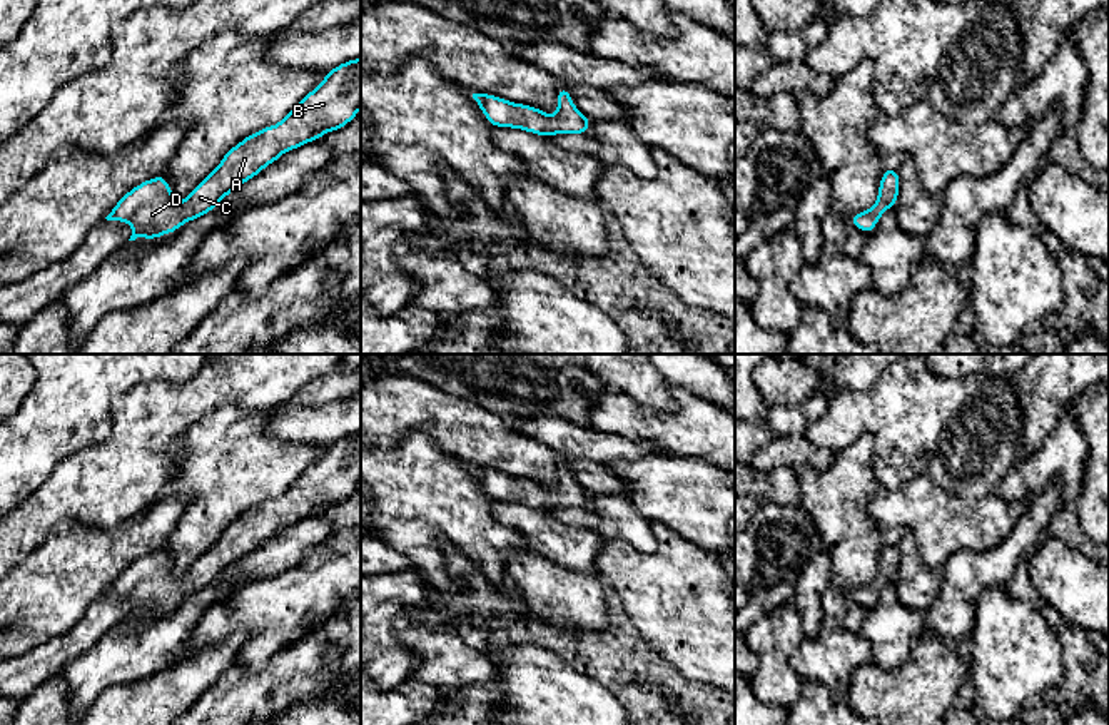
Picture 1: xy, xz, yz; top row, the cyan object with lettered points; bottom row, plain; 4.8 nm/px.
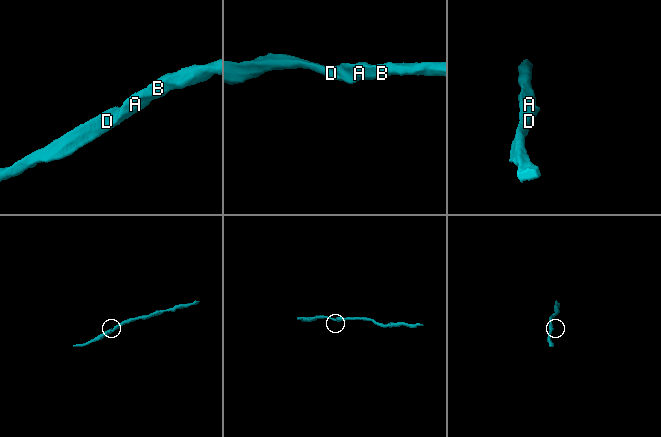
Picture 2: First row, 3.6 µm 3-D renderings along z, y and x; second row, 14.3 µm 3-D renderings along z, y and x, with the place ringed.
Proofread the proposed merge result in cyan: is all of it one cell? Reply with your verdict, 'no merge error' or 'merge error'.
no merge error

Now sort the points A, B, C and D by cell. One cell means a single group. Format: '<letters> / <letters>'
A B C D

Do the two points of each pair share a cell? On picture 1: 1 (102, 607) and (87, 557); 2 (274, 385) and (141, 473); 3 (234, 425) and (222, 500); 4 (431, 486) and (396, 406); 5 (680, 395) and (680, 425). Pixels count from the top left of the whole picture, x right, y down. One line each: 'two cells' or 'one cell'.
1: two cells
2: one cell
3: one cell
4: two cells
5: one cell

